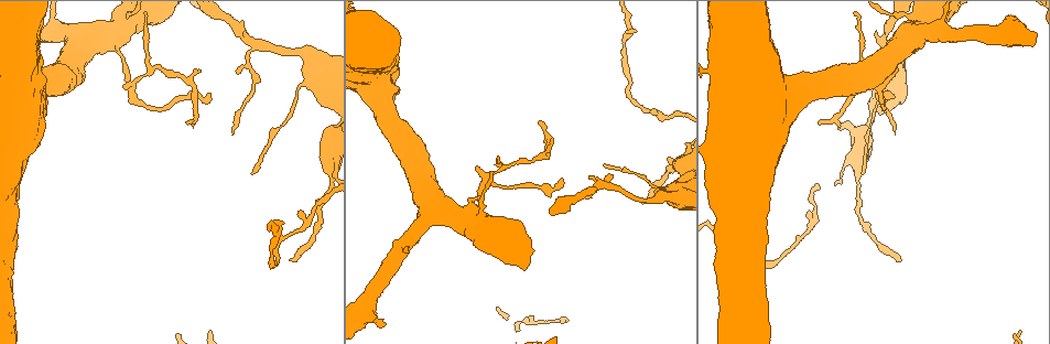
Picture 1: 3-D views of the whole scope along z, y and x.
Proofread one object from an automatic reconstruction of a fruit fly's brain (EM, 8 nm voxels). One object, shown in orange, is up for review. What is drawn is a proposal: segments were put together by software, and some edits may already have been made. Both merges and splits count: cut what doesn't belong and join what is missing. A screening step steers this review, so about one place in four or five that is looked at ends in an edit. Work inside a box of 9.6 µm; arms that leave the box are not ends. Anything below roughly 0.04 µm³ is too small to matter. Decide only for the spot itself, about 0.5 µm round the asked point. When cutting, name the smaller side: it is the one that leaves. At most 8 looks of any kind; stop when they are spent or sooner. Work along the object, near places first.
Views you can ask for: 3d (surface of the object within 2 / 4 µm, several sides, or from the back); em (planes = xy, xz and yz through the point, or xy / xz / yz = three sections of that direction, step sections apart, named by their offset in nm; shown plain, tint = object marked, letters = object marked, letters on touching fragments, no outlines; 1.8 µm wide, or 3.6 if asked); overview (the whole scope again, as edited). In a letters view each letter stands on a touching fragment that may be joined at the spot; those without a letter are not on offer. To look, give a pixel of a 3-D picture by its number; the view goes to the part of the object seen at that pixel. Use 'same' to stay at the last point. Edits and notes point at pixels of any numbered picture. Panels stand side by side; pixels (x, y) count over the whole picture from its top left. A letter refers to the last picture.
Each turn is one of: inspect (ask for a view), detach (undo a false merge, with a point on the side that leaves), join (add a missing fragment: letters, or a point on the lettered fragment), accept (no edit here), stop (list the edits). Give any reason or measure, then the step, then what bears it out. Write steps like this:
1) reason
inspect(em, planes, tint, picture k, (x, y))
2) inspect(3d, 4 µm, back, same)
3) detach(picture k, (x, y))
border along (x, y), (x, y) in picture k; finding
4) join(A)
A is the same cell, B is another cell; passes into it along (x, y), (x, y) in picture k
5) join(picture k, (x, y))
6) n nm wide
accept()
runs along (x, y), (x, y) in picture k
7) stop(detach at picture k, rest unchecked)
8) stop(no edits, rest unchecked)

thick turns thin
inspect(3d, 4 µm, picture 1, (84, 45))

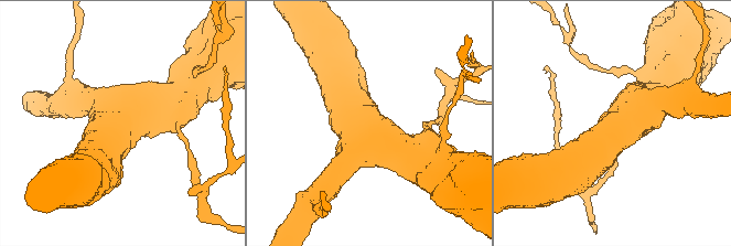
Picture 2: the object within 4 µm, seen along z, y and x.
inspect(em, 3.6 µm, xz, step 4, letters, picture 2, (372, 134))

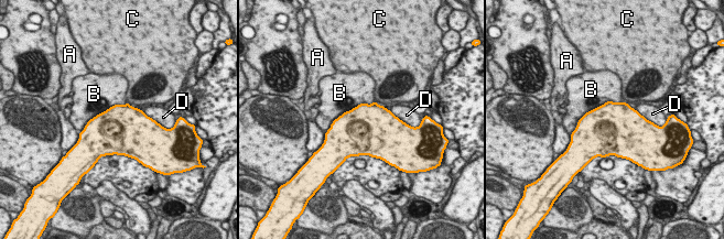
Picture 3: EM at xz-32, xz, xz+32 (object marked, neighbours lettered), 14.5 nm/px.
700 nm wide
accept()
A, B, C and D are other cells; border along (620, 101), (589, 110), (572, 132) in picture 3; continuous, no second neuron

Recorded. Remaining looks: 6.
sudden change in width
inspect(em, xy, step 16, tint, picture 1, (888, 85))

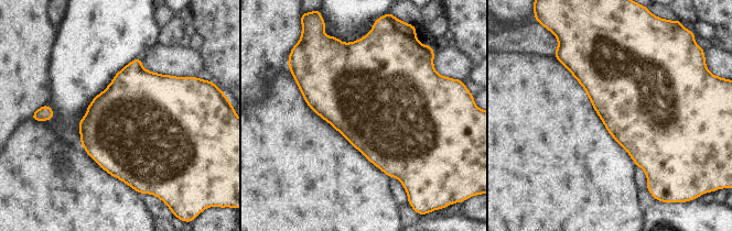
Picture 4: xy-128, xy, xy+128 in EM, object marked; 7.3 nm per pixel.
inspect(em, planes, tint, same)

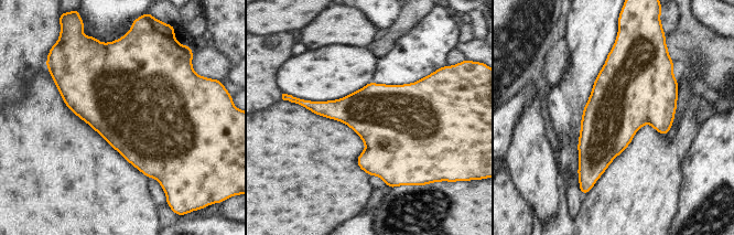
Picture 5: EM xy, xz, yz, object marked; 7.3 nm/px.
see the neighbours
inspect(em, planes, letters, same)

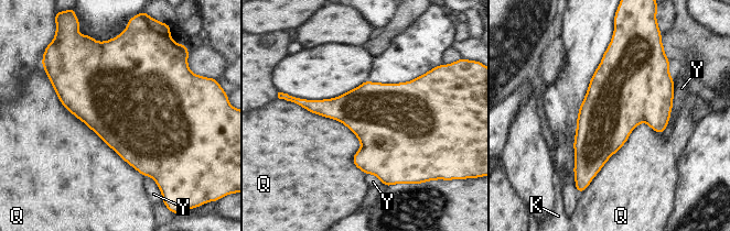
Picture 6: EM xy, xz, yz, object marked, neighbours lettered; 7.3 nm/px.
accept()
K, Q and Y are other cells; border along (50, 80), (60, 102), (143, 176) in picture 6; one neuron here

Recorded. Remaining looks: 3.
an open end
inspect(3d, 2 µm, picture 1, (898, 259))

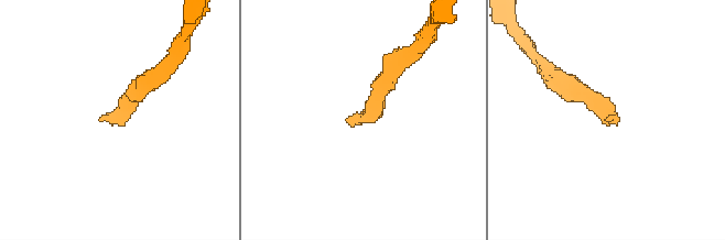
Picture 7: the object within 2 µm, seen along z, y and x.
shape alone is not enough
inspect(em, planes, letters, picture 7, (346, 121))

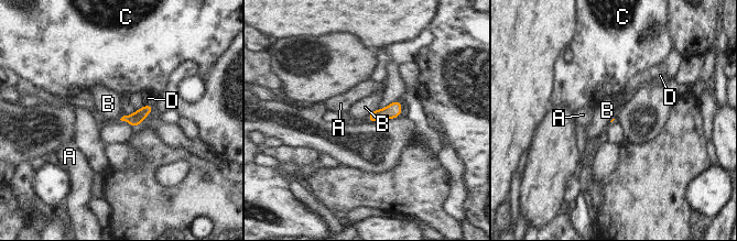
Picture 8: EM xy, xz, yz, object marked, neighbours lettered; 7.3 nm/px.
accept()
A, B, C and D are other cells; border along (377, 109), (368, 116), (367, 120) in picture 8; none of them fits

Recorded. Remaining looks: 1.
stop(no edits, rest unchecked)

